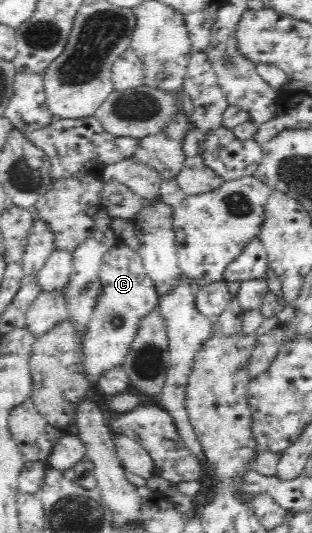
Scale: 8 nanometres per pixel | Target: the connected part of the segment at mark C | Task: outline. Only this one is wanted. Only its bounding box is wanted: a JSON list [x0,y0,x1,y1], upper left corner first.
[82,243,160,383]

